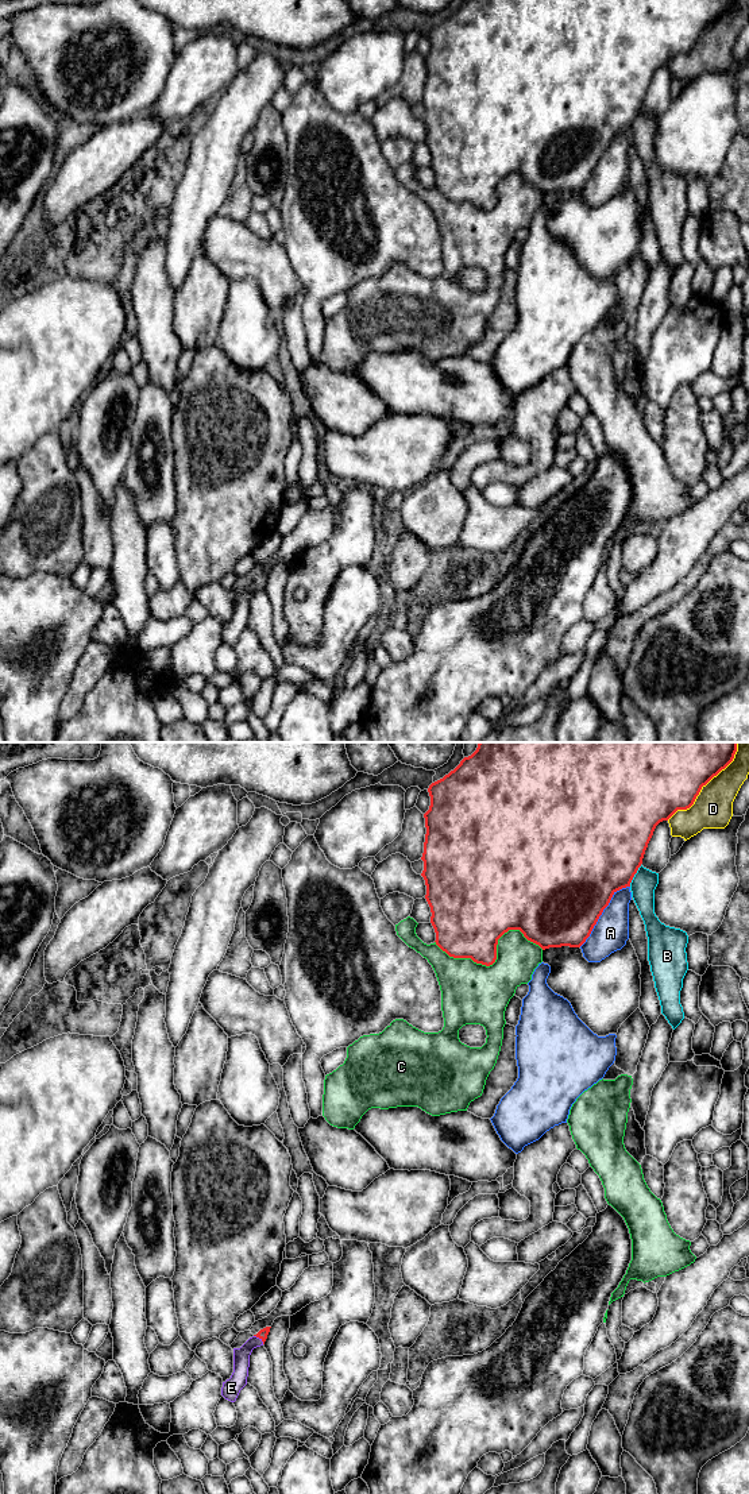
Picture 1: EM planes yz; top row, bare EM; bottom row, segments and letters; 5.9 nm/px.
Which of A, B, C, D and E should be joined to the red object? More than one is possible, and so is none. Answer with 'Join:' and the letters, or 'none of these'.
Join: E

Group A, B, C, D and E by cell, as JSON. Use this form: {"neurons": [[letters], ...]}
{"neurons": [["A"], ["B"], ["C"], ["D"], ["E"]]}

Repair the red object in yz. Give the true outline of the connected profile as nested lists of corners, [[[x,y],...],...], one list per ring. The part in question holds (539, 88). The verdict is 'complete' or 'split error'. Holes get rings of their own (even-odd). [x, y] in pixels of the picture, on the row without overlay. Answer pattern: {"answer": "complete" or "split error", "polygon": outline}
{"answer": "complete", "polygon": [[[468,0],[443,23],[428,32],[431,40],[425,62],[425,86],[421,104],[425,124],[425,143],[431,151],[431,167],[436,189],[453,202],[471,202],[490,211],[497,204],[498,184],[509,174],[520,174],[524,181],[543,194],[549,192],[580,192],[590,181],[613,139],[626,131],[642,108],[656,70],[668,65],[677,54],[690,53],[703,30],[725,13],[734,0]]]}

